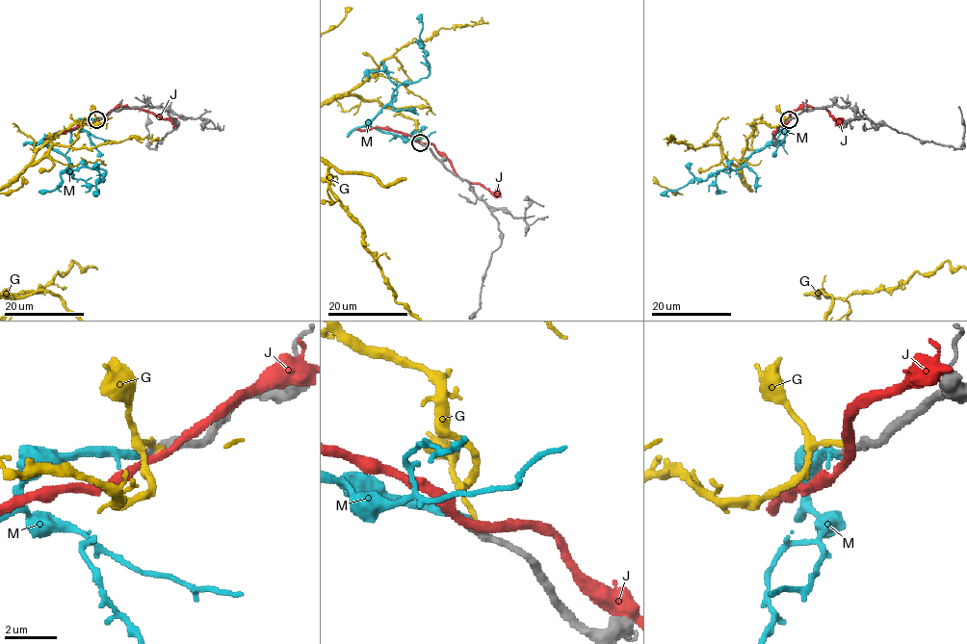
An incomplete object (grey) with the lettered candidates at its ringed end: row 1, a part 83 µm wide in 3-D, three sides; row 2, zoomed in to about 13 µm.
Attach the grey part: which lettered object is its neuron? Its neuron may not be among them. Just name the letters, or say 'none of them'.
M

